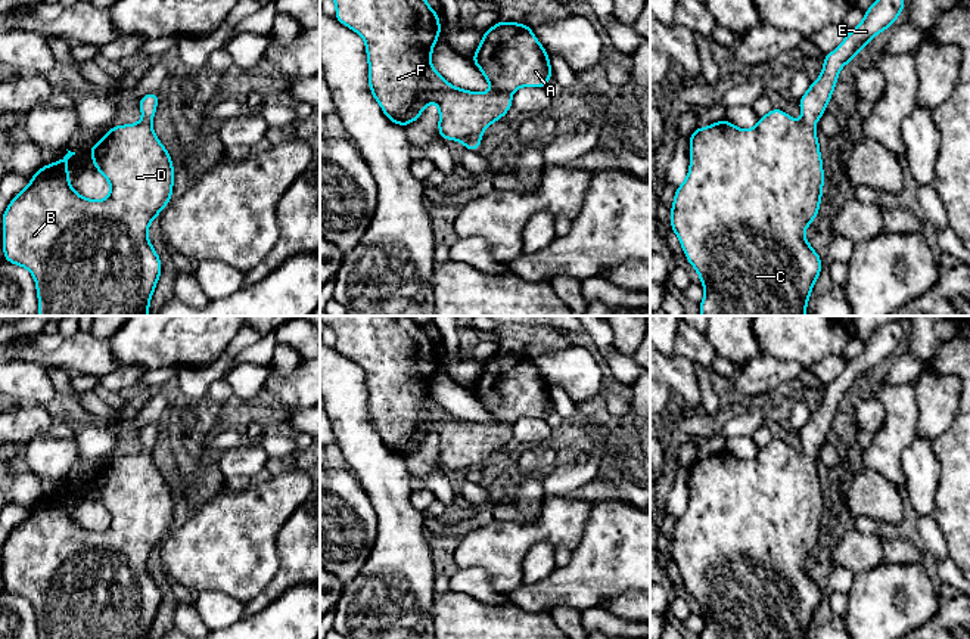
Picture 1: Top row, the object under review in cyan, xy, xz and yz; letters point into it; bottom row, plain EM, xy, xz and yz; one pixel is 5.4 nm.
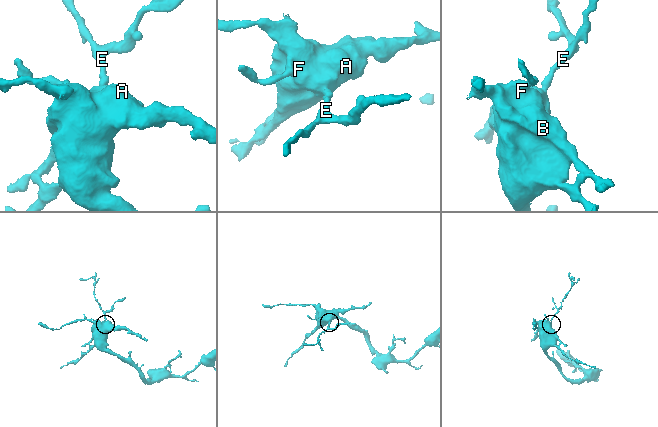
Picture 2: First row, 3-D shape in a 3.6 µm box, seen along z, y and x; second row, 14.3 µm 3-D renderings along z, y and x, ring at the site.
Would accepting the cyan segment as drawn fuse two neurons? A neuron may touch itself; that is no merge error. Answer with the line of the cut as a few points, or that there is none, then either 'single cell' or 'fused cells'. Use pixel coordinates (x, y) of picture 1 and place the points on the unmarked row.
cut none; single cell

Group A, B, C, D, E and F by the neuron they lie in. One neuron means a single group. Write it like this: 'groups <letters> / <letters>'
groups A B C D E F

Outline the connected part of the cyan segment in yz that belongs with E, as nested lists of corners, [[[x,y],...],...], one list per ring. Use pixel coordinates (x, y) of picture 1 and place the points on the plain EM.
[[[901,320],[879,328],[864,344],[862,353],[849,362],[842,375],[824,387],[820,409],[798,431],[803,452],[796,453],[772,438],[755,459],[742,460],[725,449],[690,465],[690,502],[675,519],[671,558],[680,570],[688,593],[697,601],[705,627],[699,639],[806,639],[812,617],[821,604],[821,587],[808,574],[803,561],[818,548],[823,527],[823,490],[814,455],[826,443],[842,397],[877,365],[893,356],[905,336]]]

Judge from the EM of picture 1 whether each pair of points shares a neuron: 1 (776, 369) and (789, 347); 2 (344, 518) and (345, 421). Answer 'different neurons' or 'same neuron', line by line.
1: different neurons
2: different neurons

